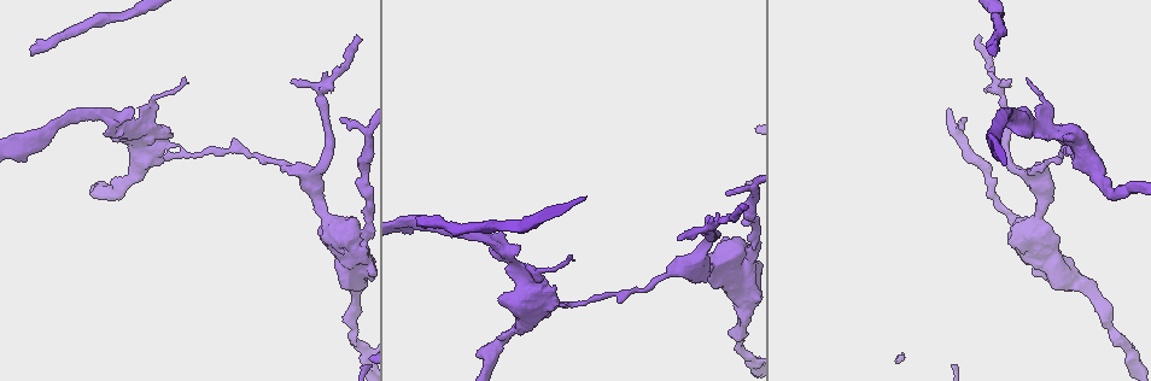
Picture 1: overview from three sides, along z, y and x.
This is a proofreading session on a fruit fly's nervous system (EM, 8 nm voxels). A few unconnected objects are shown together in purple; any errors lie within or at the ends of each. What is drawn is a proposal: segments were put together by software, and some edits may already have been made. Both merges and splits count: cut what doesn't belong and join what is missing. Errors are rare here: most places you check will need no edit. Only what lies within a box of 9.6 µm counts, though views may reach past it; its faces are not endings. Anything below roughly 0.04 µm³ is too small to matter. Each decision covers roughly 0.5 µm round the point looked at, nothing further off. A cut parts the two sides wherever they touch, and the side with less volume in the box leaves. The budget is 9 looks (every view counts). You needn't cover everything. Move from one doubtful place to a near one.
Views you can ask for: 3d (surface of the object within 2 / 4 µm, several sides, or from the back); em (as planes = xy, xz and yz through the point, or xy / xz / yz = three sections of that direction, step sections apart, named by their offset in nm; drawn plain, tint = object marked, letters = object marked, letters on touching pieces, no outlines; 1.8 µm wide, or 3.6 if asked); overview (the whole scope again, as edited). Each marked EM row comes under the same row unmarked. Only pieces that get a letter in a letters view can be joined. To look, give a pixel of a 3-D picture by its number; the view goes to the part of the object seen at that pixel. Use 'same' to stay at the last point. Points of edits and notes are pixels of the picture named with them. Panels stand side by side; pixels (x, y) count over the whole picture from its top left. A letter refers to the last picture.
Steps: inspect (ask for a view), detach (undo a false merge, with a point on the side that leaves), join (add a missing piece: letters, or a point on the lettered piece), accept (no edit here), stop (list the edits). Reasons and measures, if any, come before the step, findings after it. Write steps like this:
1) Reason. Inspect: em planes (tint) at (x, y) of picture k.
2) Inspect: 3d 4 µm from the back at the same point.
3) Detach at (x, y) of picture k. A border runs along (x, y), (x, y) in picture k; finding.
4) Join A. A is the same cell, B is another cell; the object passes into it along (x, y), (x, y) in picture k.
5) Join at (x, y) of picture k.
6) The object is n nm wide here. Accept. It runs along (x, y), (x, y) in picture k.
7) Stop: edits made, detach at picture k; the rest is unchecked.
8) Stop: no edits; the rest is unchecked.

End of a long branch. Inspect: em planes (letters) at (31, 51) of picture 1.

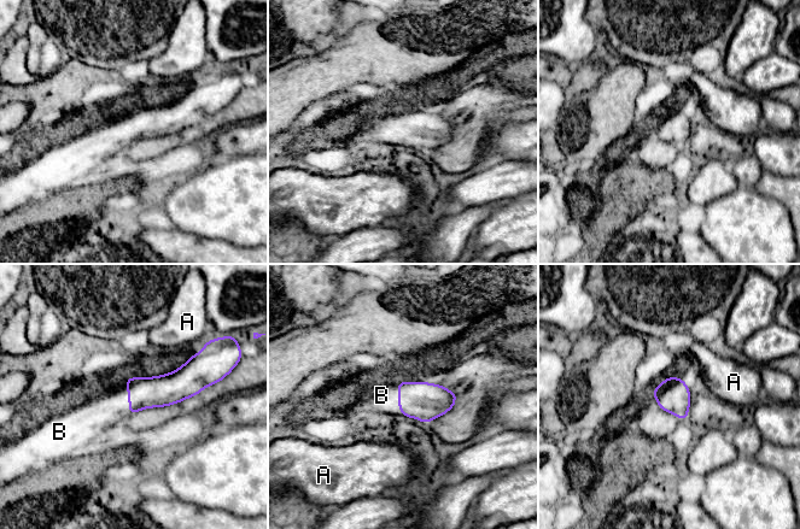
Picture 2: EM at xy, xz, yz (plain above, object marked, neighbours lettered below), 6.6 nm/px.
The longest contact is with B, 260 nm. Join B. B is the same cell, A is another cell; the object passes into it along (161, 391), (128, 397), (94, 411) in picture 2; the neuron continues.

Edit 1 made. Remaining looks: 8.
Inspect: overview.

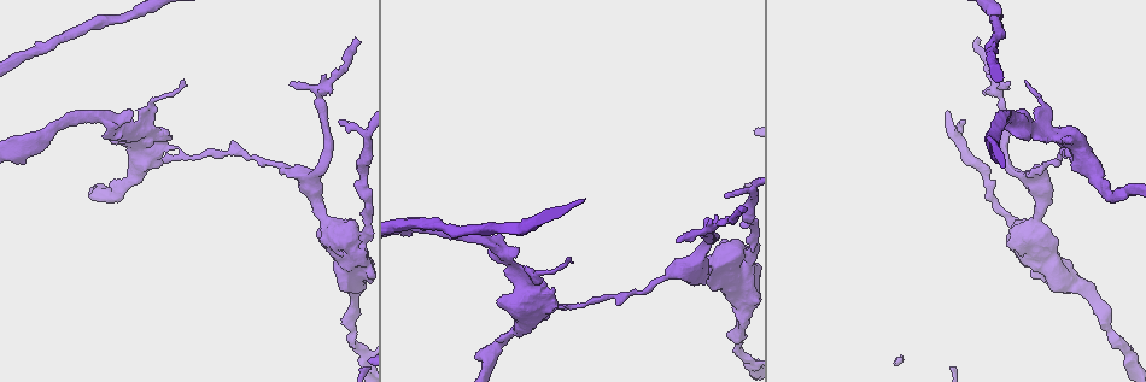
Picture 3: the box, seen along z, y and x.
Inspect: 3d 4 µm at (677, 242) of picture 3.

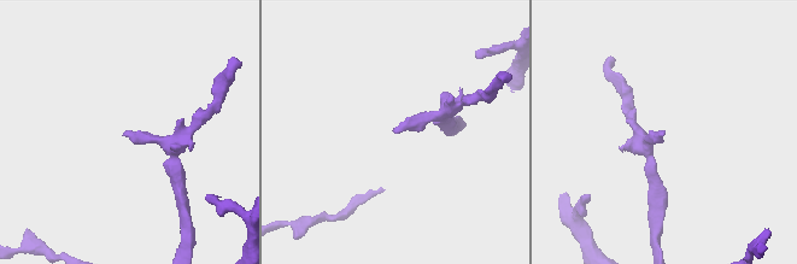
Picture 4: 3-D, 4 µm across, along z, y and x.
Shape alone is not enough. Inspect: em planes (letters) at (665, 130) of picture 4.

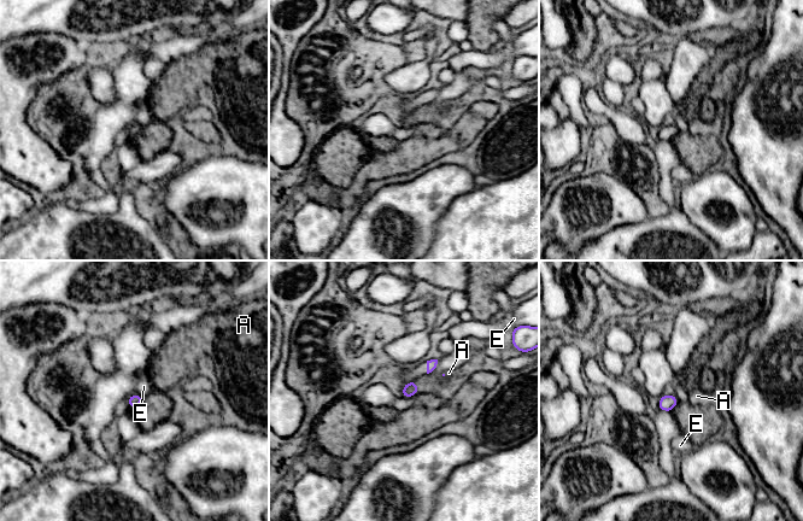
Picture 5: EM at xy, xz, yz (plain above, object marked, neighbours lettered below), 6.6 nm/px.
The longest contact is with E, 110 nm. Accept. A and E are other cells; a border runs along (415, 394), (400, 397) in picture 5; none of them fits.

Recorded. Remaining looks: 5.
Free end. Inspect: 3d 2 µm at (183, 82) of picture 3.

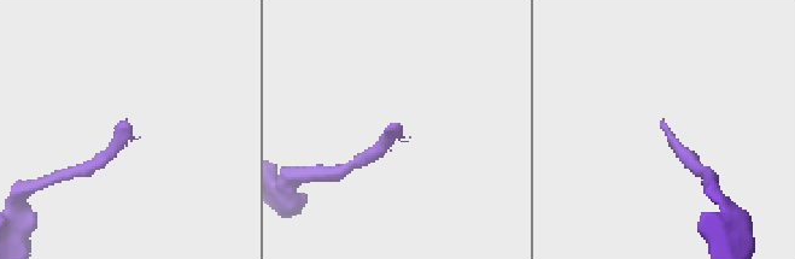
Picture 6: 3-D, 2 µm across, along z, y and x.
Shape alone is not enough. Inspect: em planes (tint) at (661, 125) of picture 6.

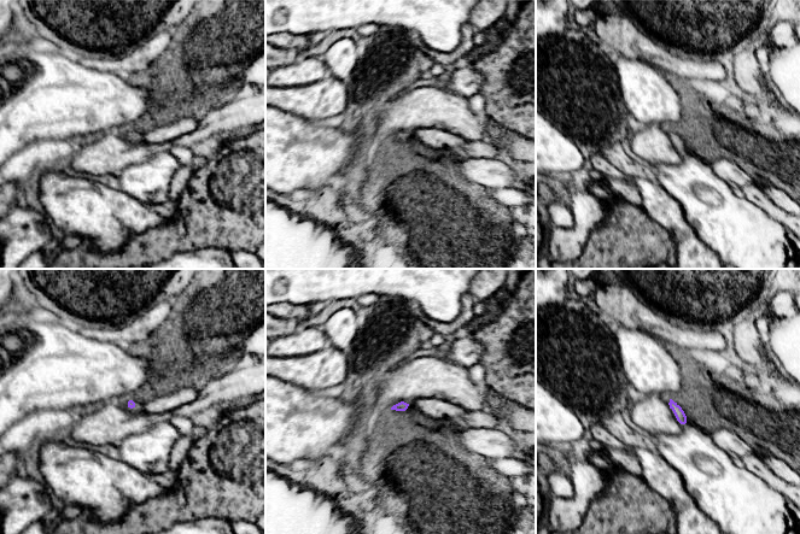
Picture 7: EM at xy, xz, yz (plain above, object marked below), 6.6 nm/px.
Inspect: em planes (letters) at the same point.

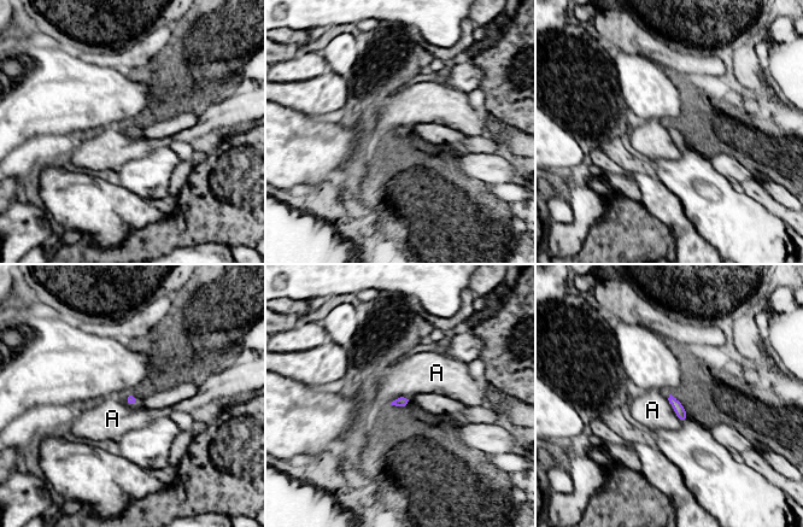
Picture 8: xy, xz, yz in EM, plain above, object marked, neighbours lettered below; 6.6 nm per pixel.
Accept. A is another cell; a border runs along (668, 394), (668, 402), (680, 422) in picture 8; none of them fits.

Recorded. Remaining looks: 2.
Two arms at a narrow angle. Inspect: 3d 4 µm at (533, 309) of picture 3.

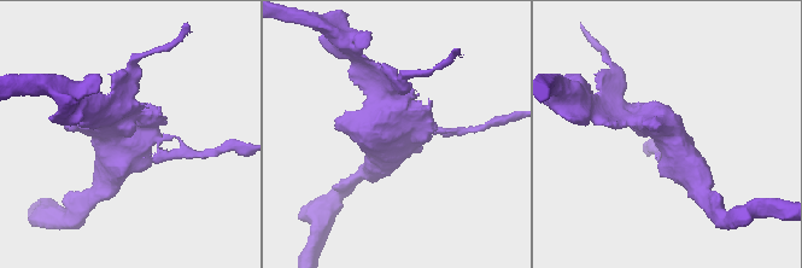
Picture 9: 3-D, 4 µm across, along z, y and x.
Now the EM. Inspect: em 3.6 µm planes (letters) at (400, 137) of picture 9.

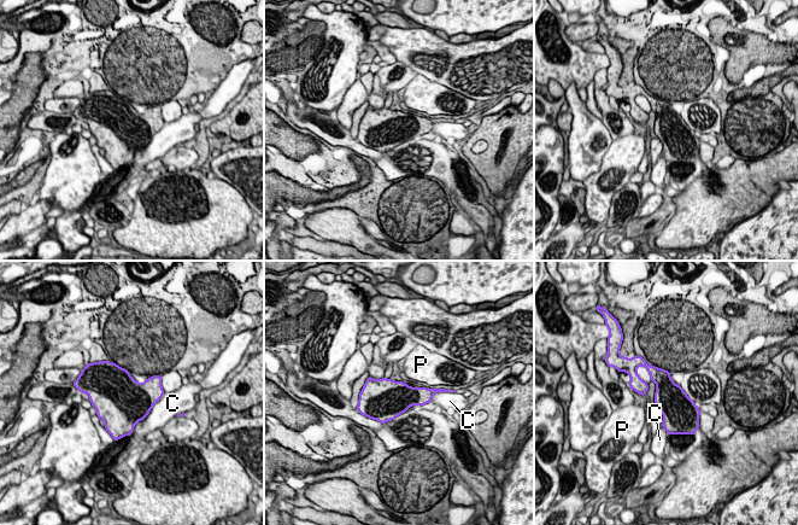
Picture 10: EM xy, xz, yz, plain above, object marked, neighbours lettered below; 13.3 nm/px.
The object is 420 nm wide here. Detach at (421, 396) of picture 10. C and P are other cells; a border runs along (428, 389), (432, 394) in picture 10; two neurons meet here.

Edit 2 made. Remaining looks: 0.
Stop: edits made, join at picture 2, detach at picture 10; the rest is unchecked.

